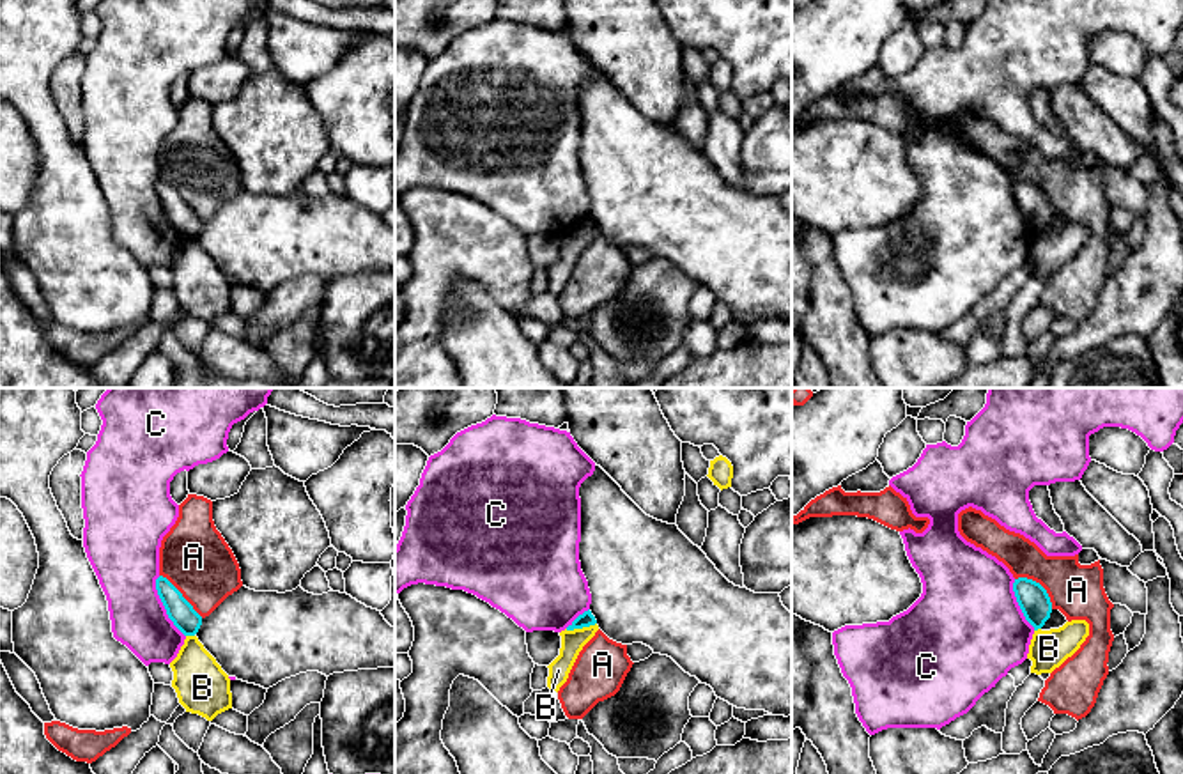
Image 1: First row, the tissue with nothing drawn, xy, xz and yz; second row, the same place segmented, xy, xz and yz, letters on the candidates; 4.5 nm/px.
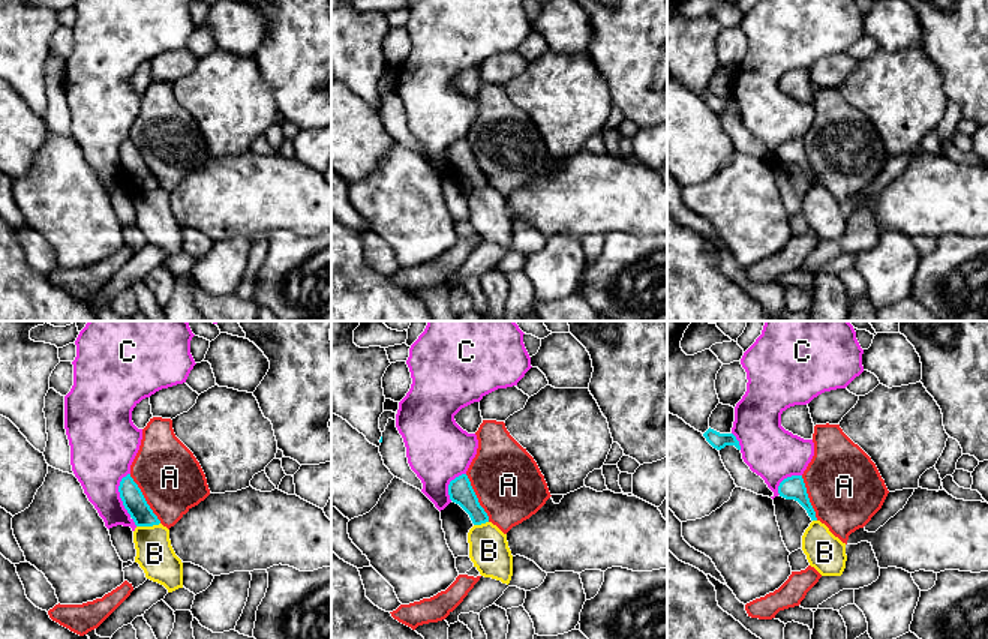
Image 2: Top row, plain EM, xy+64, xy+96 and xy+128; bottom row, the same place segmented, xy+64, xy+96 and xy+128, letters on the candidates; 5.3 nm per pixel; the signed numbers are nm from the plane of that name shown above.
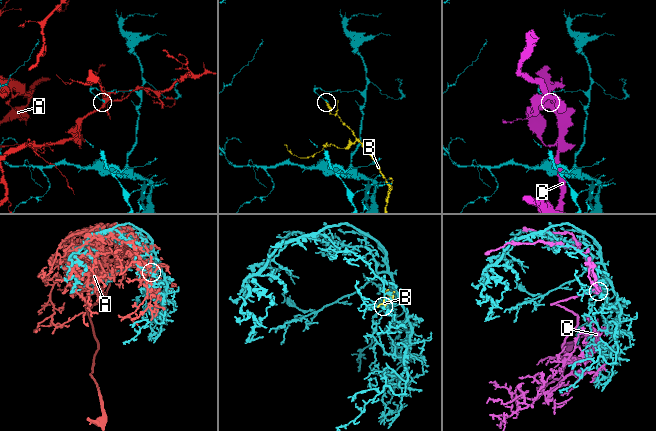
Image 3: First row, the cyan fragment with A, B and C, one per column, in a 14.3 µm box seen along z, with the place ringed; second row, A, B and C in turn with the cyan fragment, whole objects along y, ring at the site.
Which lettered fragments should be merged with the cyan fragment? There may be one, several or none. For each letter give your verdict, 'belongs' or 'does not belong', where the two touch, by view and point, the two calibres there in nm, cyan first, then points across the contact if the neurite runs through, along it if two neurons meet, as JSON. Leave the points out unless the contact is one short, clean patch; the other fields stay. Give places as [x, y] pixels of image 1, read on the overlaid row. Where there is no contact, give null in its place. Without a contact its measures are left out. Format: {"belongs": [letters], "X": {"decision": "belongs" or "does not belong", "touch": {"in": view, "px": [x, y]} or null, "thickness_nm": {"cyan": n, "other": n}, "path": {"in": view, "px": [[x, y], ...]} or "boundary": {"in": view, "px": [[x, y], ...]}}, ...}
{"belongs": [], "A": {"decision": "does not belong", "touch": {"in": "yz", "px": [1040, 585]}, "thickness_nm": {"cyan": 140, "other": 240}}, "B": {"decision": "does not belong", "touch": {"in": "xz", "px": [579, 627]}, "thickness_nm": {"cyan": 70, "other": 110}, "boundary": {"in": "xz", "px": [[595, 622], [585, 627], [565, 629]]}}, "C": {"decision": "does not belong", "touch": {"in": "xy", "px": [163, 604]}, "thickness_nm": {"cyan": 120, "other": 300}}}

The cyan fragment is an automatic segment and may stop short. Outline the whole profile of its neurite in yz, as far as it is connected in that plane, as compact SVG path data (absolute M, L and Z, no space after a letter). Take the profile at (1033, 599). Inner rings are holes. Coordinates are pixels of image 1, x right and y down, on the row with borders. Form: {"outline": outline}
{"outline": "M1018 577L1013 583L1013 592L1025 620L1034 631L1041 629L1052 613L1047 590L1032 579Z"}

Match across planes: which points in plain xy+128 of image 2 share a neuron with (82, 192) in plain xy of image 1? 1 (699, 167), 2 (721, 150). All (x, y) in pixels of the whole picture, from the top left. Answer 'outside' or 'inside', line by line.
1: outside
2: outside

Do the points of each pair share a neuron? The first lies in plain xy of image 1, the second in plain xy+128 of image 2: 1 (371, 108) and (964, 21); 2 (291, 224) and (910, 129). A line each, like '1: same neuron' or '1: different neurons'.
1: same neuron
2: different neurons

